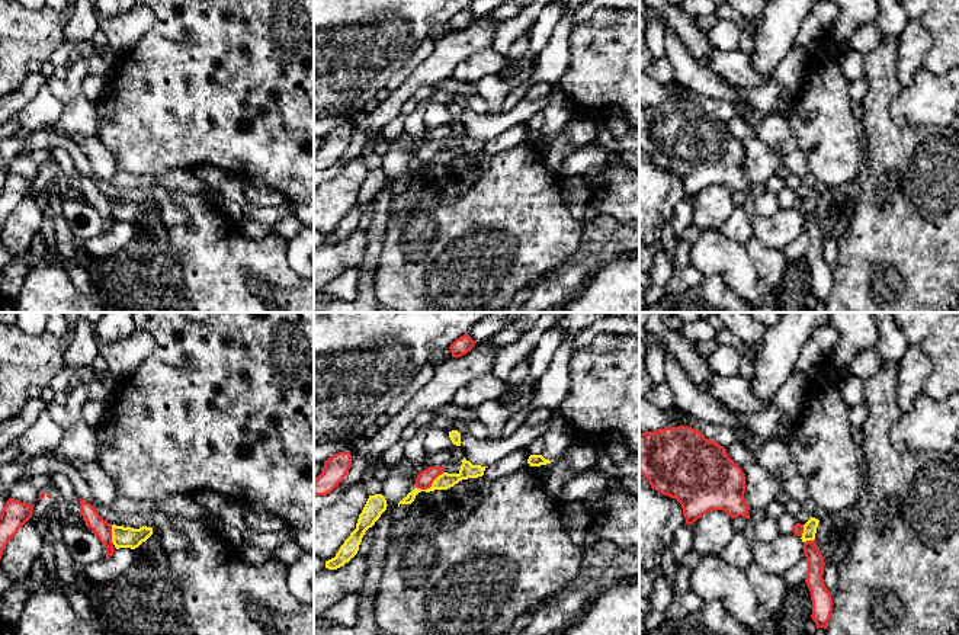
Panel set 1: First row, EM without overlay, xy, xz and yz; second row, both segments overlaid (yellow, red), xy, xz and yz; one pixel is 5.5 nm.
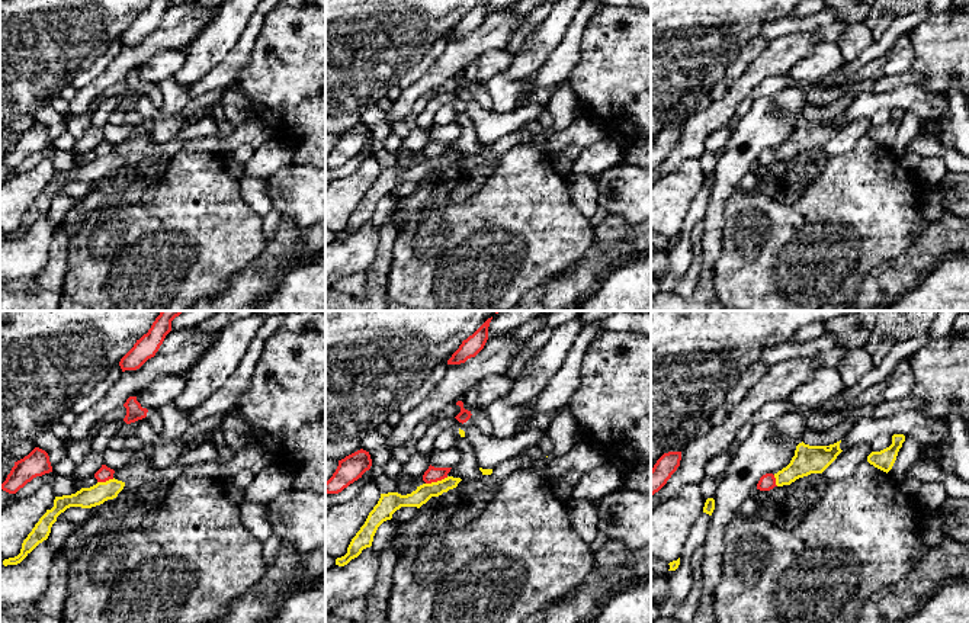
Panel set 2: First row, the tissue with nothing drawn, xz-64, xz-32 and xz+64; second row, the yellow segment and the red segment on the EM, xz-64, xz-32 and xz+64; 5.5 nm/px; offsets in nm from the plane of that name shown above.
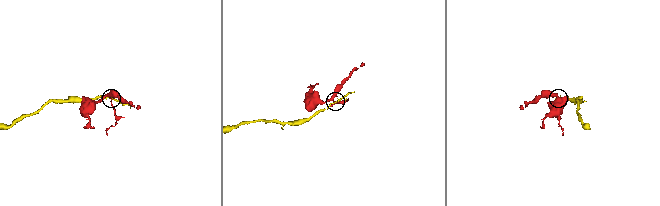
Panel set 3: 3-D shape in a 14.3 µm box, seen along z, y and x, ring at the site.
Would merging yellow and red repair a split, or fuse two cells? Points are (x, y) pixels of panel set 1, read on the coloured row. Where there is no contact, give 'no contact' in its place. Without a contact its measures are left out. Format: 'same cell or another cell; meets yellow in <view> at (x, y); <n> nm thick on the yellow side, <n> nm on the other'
another cell; meets yellow in xz at (432, 486); 90 nm thick on the yellow side, 90 nm on the other

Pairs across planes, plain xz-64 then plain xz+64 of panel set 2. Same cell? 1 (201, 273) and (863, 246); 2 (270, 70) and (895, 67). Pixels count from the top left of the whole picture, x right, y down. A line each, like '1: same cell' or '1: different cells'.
1: same cell
2: different cells

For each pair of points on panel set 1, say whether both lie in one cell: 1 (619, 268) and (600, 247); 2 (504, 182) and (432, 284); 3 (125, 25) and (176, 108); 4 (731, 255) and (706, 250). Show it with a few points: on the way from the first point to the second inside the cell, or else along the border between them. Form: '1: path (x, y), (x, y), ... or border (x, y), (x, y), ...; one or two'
1: border (624, 255), (609, 257), (589, 285); two
2: path (504, 207), (455, 259); one
3: border (154, 15), (154, 23), (128, 50), (118, 54); two
4: path (725, 255), (712, 253); one

